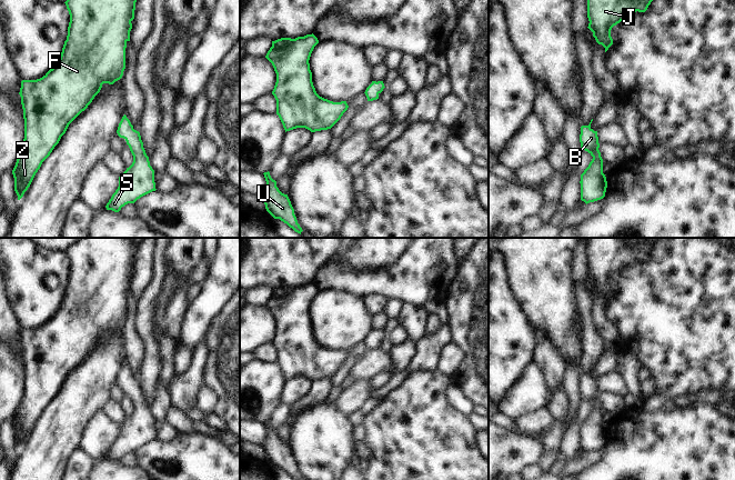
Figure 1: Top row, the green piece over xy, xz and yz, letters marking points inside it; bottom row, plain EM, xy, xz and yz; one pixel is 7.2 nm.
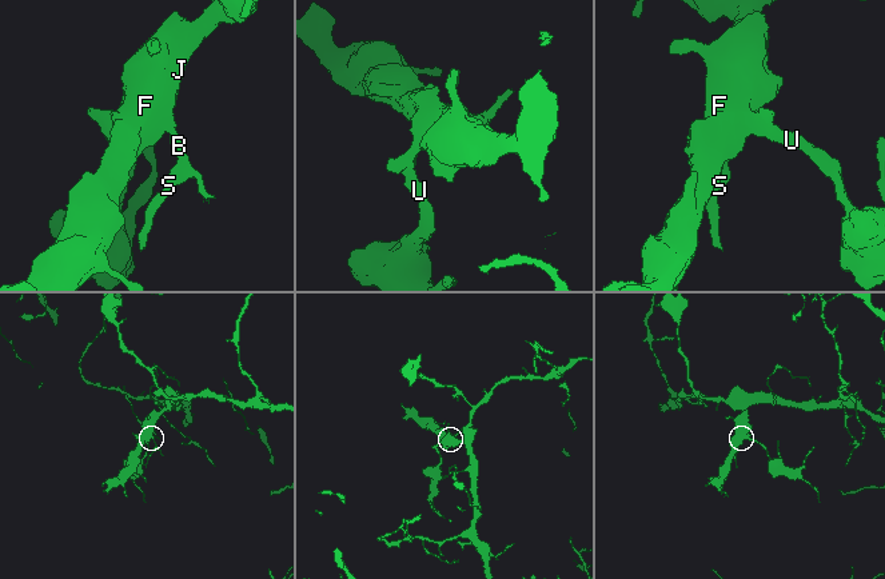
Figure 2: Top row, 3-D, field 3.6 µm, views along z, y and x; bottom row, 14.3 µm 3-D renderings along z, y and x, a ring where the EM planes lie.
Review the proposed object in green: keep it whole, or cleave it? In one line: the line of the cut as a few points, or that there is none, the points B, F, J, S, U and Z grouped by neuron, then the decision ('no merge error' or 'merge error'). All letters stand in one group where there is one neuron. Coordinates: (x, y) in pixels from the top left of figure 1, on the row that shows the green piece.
no cut; B F J S U Z; no merge error

